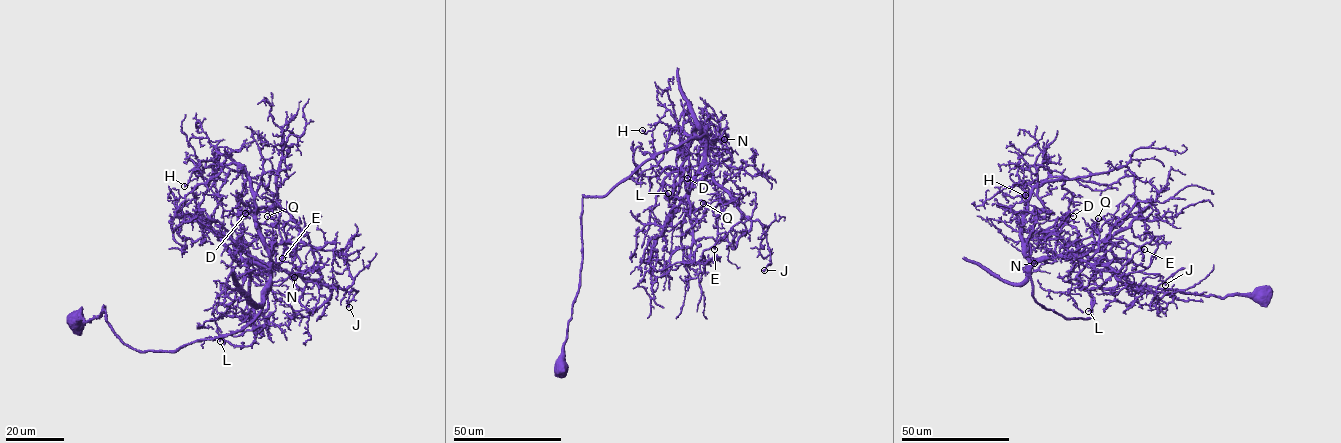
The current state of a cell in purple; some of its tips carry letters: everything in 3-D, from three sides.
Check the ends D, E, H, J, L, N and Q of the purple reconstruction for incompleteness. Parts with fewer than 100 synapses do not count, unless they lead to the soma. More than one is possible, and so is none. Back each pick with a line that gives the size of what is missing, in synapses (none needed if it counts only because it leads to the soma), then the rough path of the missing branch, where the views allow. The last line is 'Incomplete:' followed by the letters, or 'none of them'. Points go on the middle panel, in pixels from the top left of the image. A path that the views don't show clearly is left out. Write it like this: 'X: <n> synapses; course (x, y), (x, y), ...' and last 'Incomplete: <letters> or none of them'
Incomplete: none of them

